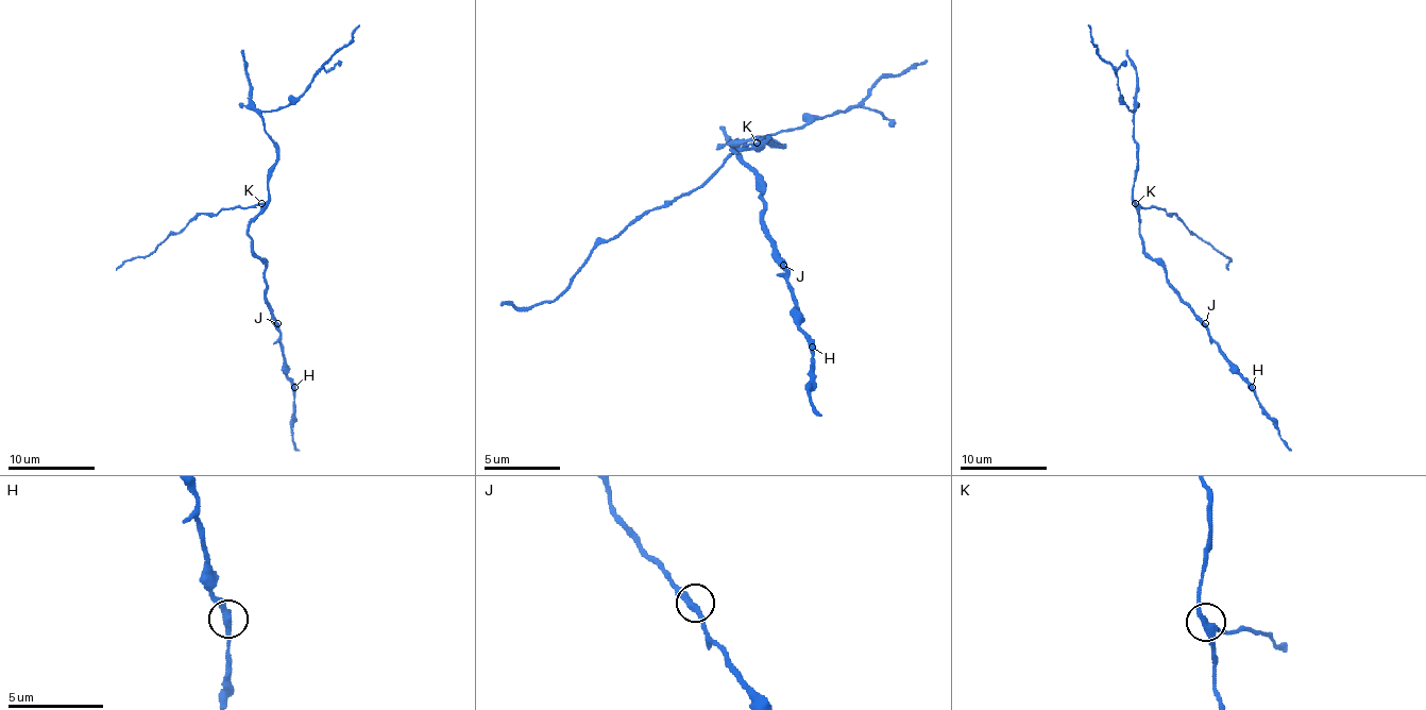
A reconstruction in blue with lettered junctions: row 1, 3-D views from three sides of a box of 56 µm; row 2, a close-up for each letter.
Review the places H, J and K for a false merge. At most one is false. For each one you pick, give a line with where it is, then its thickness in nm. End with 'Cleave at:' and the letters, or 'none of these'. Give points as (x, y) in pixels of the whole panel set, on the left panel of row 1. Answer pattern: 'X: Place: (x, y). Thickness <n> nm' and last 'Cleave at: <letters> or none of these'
Cleave at: none of these

